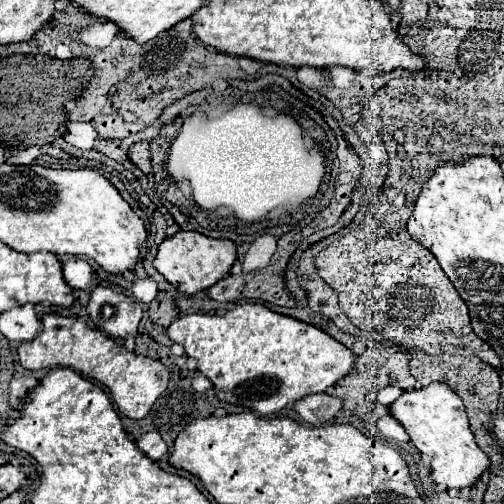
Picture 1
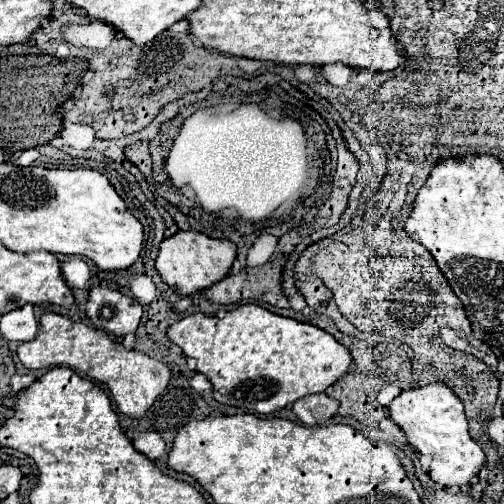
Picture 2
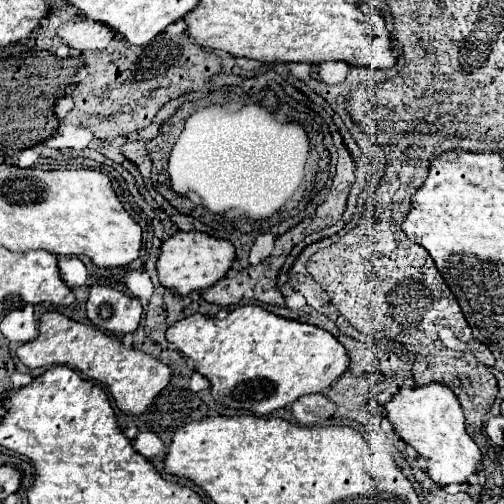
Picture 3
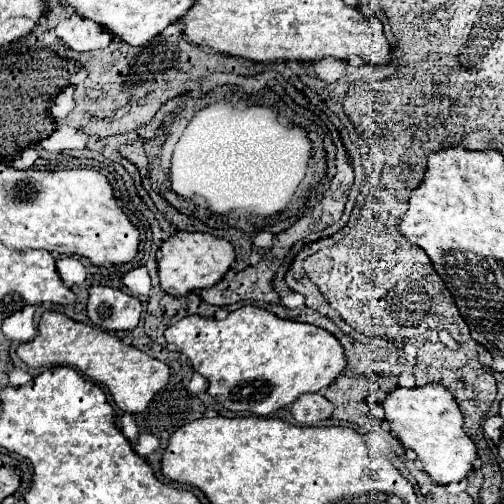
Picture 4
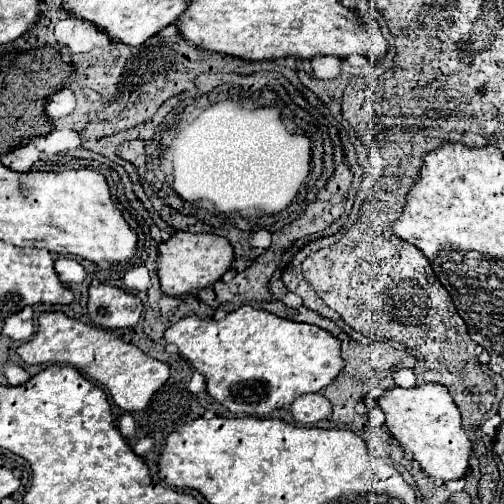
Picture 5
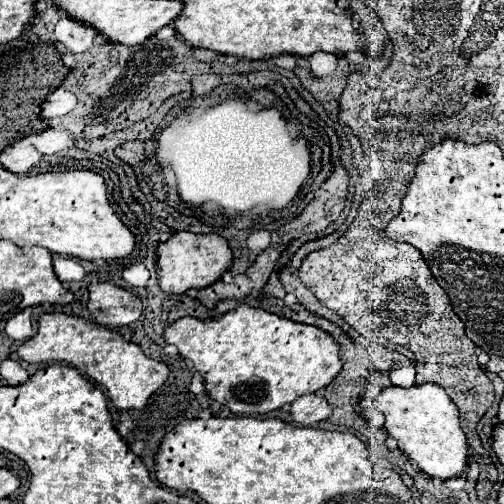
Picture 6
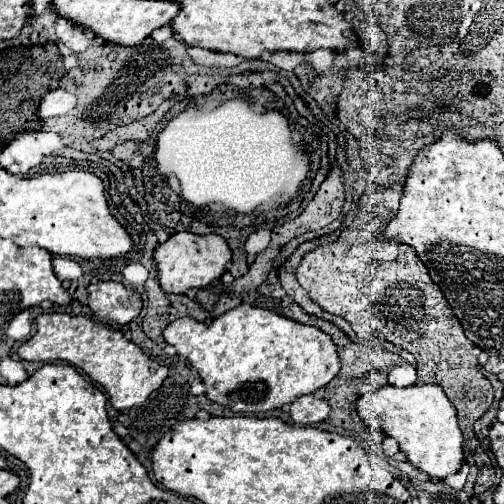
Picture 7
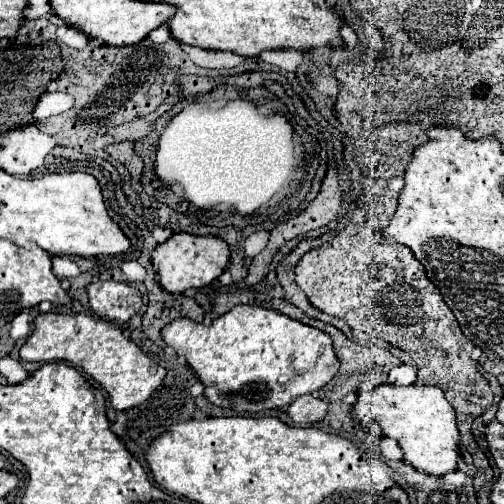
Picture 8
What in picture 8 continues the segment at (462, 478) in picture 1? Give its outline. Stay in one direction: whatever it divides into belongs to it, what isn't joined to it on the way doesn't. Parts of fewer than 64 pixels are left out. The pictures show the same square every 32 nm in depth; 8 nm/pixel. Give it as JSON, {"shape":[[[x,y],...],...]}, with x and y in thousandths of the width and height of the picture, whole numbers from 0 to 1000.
{"shape":[[[758,762],[734,778],[710,782],[702,817],[710,829],[730,825],[746,833],[762,865],[790,873],[802,897],[802,917],[817,921],[821,929],[853,944],[881,944],[909,933],[913,853],[905,845],[905,817],[869,766]]]}

